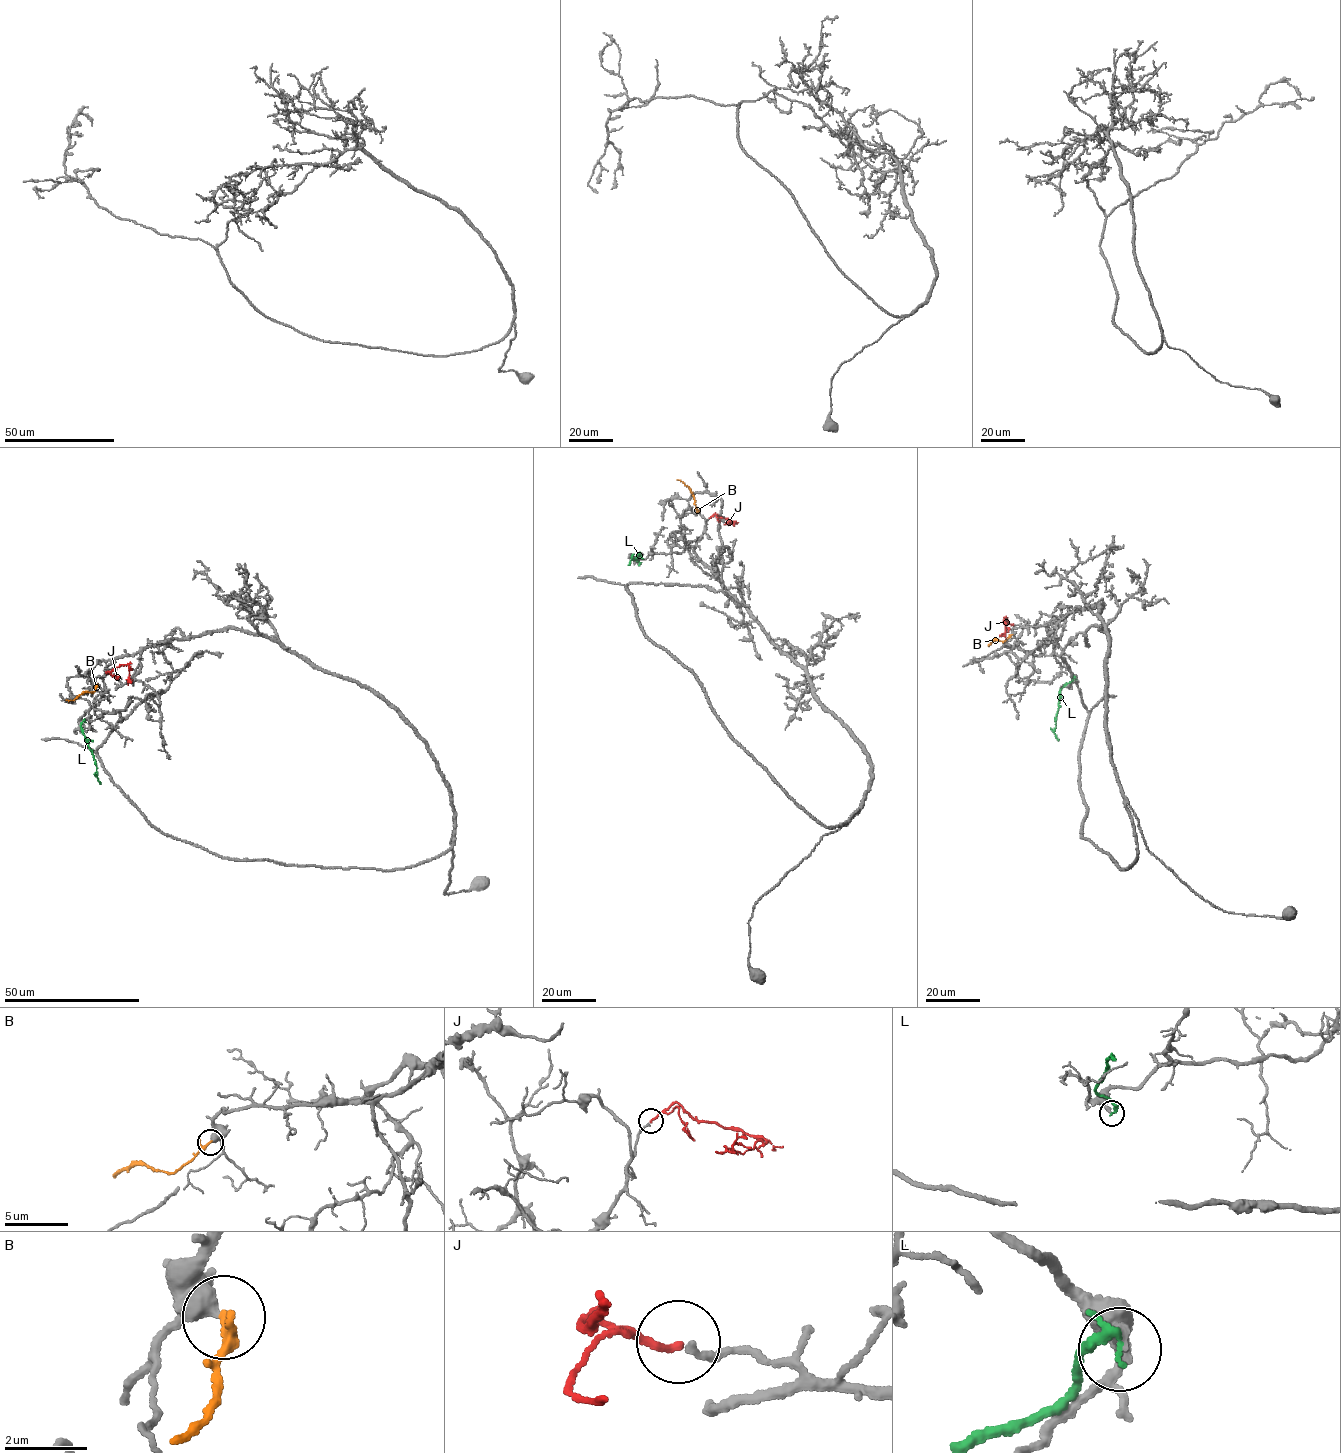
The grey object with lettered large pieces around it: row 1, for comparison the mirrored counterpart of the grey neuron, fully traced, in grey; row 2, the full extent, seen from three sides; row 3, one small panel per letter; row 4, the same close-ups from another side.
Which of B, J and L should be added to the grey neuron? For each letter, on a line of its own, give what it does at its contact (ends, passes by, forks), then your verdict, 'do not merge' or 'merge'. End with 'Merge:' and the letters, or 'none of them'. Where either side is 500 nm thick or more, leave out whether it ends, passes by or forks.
B: it ends | do not merge
J: it ends | merge
L: it ends | do not merge
Merge: J

